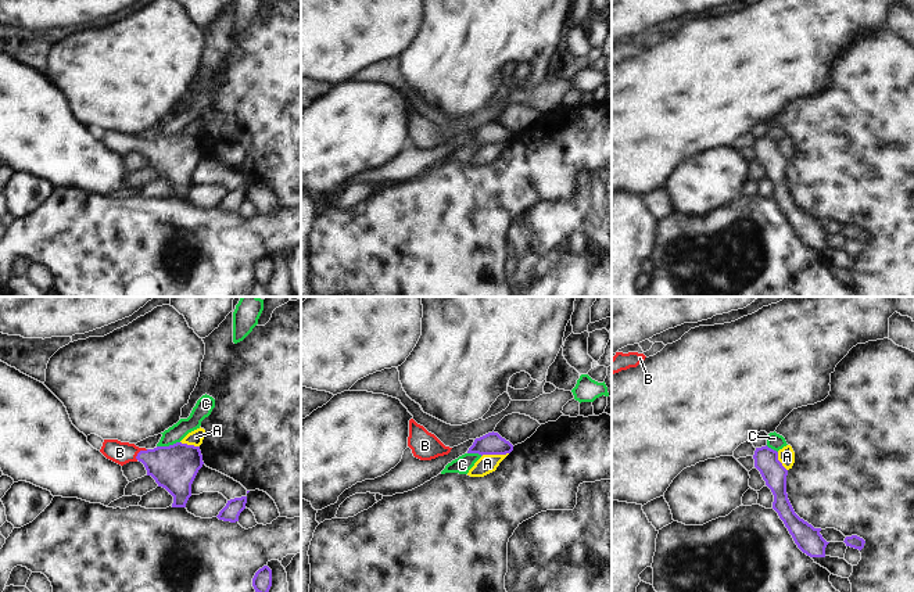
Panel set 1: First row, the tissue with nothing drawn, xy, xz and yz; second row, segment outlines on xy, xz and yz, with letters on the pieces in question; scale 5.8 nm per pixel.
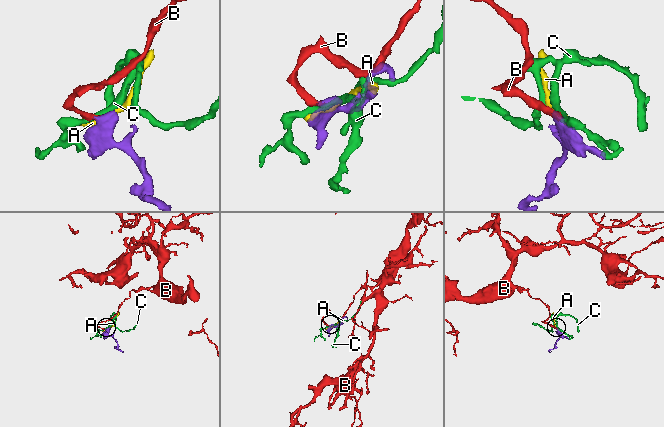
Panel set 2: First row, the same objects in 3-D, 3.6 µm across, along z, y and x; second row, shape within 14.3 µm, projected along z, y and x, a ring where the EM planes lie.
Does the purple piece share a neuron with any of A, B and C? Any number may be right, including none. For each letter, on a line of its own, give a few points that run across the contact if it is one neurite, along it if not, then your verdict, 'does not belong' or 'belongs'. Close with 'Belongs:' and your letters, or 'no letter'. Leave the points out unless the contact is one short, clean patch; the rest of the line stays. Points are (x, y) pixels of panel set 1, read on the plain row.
A: does not belong
B: line xy (174, 157), (157, 151), (140, 140), (119, 142); belongs
C: line xy (179, 131), (157, 136); does not belong
Belongs: B

